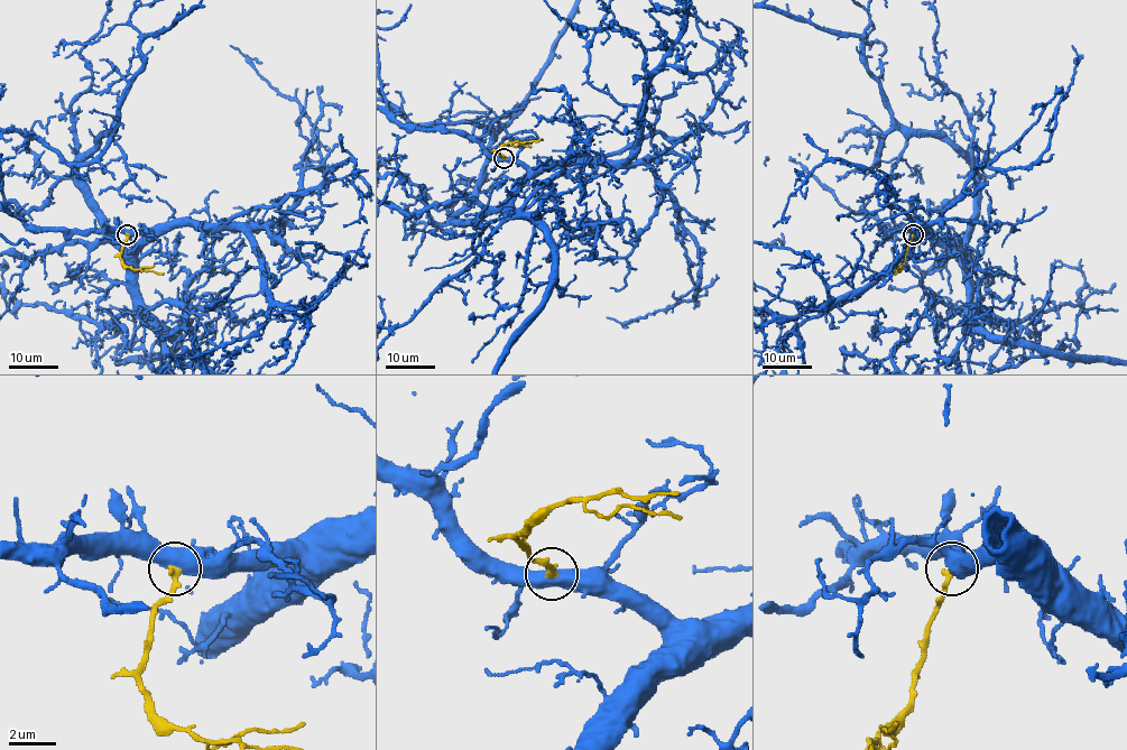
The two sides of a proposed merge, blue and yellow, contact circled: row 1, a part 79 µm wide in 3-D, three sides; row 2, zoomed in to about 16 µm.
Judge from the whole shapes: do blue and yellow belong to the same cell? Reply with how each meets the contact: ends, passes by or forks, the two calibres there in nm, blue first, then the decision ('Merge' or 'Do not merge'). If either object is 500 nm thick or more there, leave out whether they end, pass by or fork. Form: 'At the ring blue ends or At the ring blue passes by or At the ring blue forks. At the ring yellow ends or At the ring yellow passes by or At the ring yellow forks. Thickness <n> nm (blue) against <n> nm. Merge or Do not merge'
Thickness 600 nm (blue) against 300 nm. Merge

